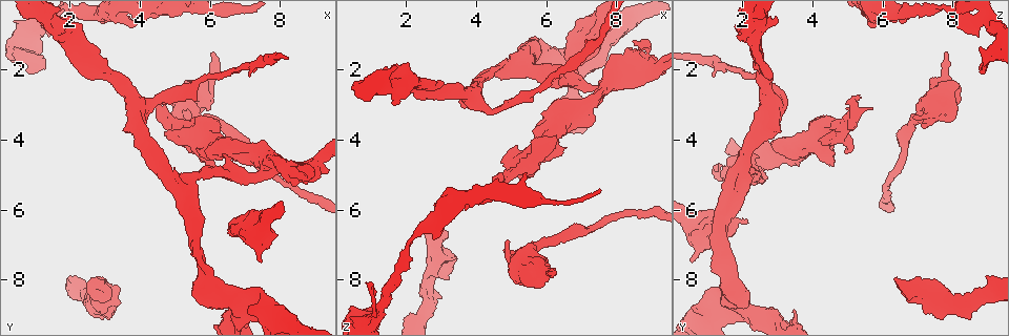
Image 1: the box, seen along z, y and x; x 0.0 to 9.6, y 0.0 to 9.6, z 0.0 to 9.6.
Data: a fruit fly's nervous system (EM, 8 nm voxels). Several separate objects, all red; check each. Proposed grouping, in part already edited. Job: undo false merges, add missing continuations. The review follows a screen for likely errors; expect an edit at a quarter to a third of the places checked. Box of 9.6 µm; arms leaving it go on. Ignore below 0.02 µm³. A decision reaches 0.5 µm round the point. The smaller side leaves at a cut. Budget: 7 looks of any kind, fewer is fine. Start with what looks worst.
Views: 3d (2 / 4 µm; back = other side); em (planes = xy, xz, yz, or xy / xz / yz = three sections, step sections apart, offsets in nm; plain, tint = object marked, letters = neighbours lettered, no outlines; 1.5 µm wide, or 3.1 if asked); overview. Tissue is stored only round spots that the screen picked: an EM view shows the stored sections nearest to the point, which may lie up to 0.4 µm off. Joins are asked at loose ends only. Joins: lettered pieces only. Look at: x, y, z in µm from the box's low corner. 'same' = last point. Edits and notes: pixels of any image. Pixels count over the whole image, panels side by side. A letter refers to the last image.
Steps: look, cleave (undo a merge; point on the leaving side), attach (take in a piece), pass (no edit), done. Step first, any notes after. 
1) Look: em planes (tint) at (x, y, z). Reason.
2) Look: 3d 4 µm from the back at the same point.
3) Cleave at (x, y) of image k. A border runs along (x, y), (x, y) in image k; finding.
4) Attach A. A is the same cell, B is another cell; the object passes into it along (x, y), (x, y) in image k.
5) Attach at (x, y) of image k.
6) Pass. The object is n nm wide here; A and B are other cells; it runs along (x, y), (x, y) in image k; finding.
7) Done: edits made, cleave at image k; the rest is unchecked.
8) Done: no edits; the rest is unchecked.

Look: em planes (letters) at (4.90, 3.40, 6.85). Branch stops here.

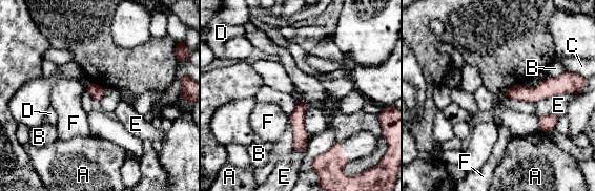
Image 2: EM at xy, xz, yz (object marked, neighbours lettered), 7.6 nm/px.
Pass. A, B, C, D, E and F are other cells; no lettered piece goes on from it.

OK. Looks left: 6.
Look: em planes (letters) at (8.85, 5.10, 1.25). An open end.

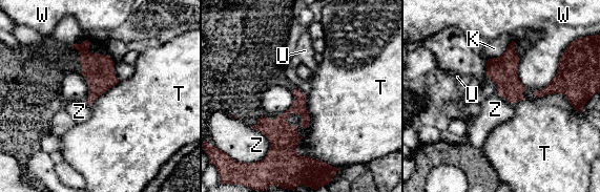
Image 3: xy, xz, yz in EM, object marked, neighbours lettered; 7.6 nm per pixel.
Pass. K, T, U, W and Z are other cells; a border runs along (249, 127), (268, 141), (264, 157) in image 3; no lettered piece goes on from it.

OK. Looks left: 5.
Look: em planes (letters) at (5.95, 1.50, 7.85). Free end.

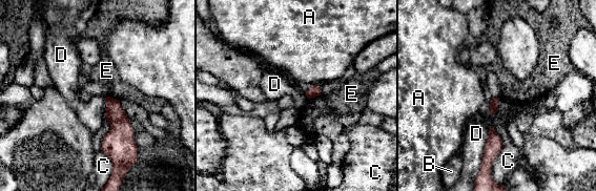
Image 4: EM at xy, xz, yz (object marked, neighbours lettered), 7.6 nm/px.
Pass. A, B, C, D and E are other cells; a border runs along (493, 125), (489, 131), (480, 167) in image 4; no lettered piece goes on from it.

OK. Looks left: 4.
Done: no edits; the rest is unchecked.

